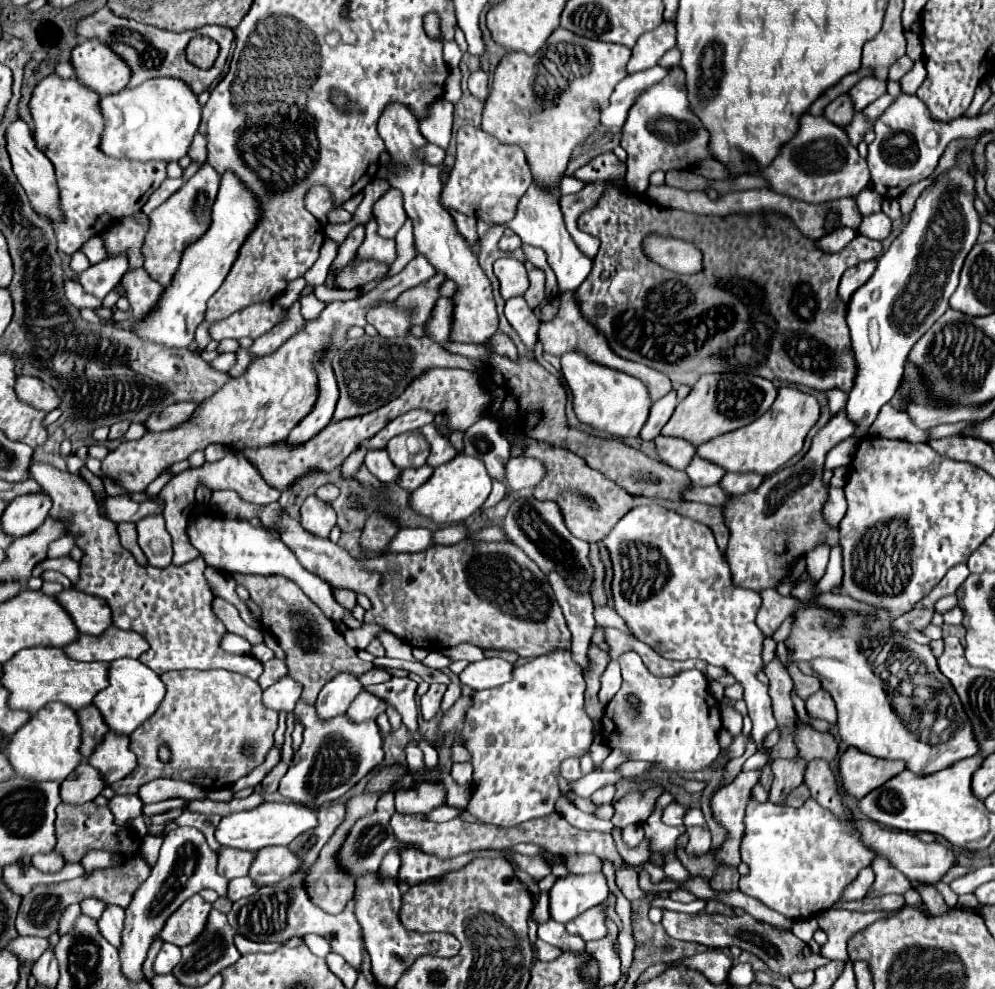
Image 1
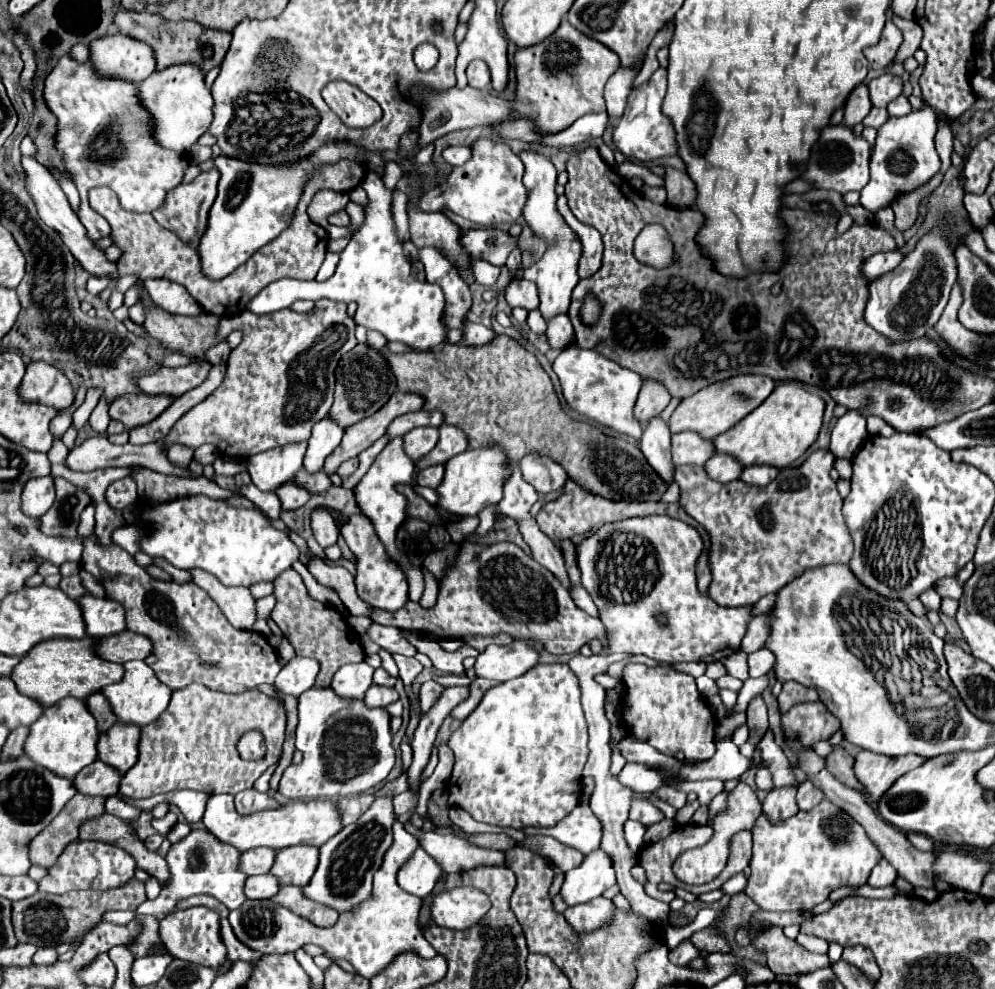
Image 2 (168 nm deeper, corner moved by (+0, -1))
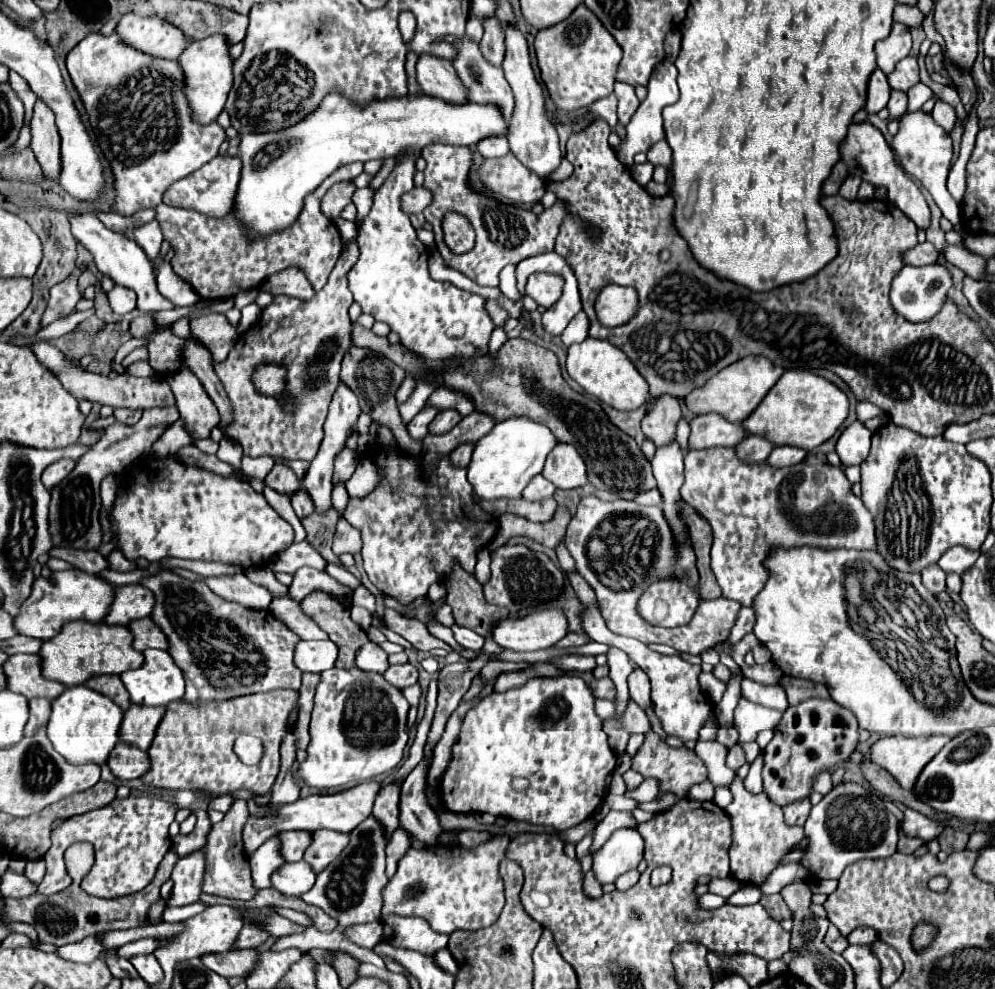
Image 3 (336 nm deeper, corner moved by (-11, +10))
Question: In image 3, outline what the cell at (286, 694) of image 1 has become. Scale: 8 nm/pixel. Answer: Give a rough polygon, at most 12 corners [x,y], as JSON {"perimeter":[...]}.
{"perimeter":[[301,640],[293,662],[301,672],[333,668],[331,640]]}

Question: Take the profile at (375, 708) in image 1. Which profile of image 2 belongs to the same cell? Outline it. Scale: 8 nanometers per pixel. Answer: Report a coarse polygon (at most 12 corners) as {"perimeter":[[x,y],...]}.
{"perimeter":[[372,685],[364,695],[368,707],[386,707],[398,701],[394,687]]}

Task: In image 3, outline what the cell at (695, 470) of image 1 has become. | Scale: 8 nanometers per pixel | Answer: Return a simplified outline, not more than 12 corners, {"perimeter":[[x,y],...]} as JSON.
{"perimeter":[[745,436],[735,446],[743,462],[765,462],[773,444],[761,436]]}

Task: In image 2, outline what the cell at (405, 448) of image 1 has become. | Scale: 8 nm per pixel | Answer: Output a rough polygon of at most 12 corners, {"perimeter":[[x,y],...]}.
{"perimeter":[[416,427],[404,435],[404,451],[422,459],[438,443],[436,427]]}

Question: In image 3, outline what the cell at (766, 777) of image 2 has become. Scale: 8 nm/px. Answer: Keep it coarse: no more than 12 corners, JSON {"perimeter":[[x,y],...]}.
{"perimeter":[[831,698],[787,708],[763,756],[779,806],[857,746],[857,718]]}

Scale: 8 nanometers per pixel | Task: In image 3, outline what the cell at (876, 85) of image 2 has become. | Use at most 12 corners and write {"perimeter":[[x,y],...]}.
{"perimeter":[[911,56],[887,76],[893,90],[907,92],[919,82],[917,58]]}

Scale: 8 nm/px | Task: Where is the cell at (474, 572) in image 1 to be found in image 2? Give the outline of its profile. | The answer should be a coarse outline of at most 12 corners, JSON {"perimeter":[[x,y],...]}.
{"perimeter":[[462,543],[438,603],[374,609],[432,639],[576,653],[600,619],[514,543]]}

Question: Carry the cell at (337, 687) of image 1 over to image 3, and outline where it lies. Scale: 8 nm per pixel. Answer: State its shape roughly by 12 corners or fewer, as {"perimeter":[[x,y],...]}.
{"perimeter":[[375,642],[357,652],[355,668],[383,674],[387,654]]}

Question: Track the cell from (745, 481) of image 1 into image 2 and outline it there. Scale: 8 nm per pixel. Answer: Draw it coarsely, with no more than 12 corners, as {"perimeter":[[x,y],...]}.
{"perimeter":[[750,465],[742,471],[742,481],[764,487],[778,467]]}

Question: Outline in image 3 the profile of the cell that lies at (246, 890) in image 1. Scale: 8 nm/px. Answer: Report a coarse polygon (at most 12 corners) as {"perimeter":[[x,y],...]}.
{"perimeter":[[307,862],[283,864],[271,874],[281,894],[301,896],[315,884]]}

